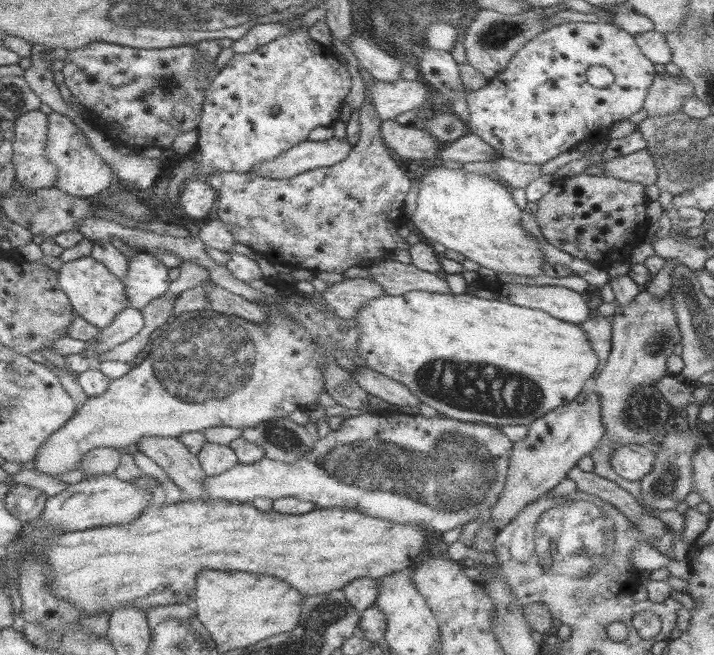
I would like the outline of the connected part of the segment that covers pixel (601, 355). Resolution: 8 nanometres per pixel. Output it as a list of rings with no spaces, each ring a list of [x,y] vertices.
[[[593,312],[590,318],[580,325],[580,328],[585,332],[585,336],[588,336],[590,346],[594,350],[596,358],[598,358],[598,367],[594,370],[594,378],[600,374],[611,356],[612,328],[610,322],[610,318],[599,316]]]

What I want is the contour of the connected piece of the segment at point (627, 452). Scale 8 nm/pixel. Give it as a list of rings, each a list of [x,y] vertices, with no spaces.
[[[634,443],[618,446],[610,456],[614,472],[632,481],[644,478],[653,469],[655,460],[655,453],[652,450]]]

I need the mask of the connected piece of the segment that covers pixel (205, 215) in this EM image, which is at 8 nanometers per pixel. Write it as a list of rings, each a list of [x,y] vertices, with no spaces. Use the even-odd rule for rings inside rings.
[[[194,178],[182,190],[179,204],[190,218],[203,222],[212,217],[217,197],[218,191],[212,188],[207,180]]]

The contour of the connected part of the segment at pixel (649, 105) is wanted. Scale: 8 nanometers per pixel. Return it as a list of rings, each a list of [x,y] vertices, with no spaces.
[[[658,73],[653,80],[653,84],[648,90],[643,108],[648,112],[648,117],[666,116],[683,110],[683,102],[686,97],[694,96],[692,84],[688,82],[684,75],[672,76],[668,73]]]

